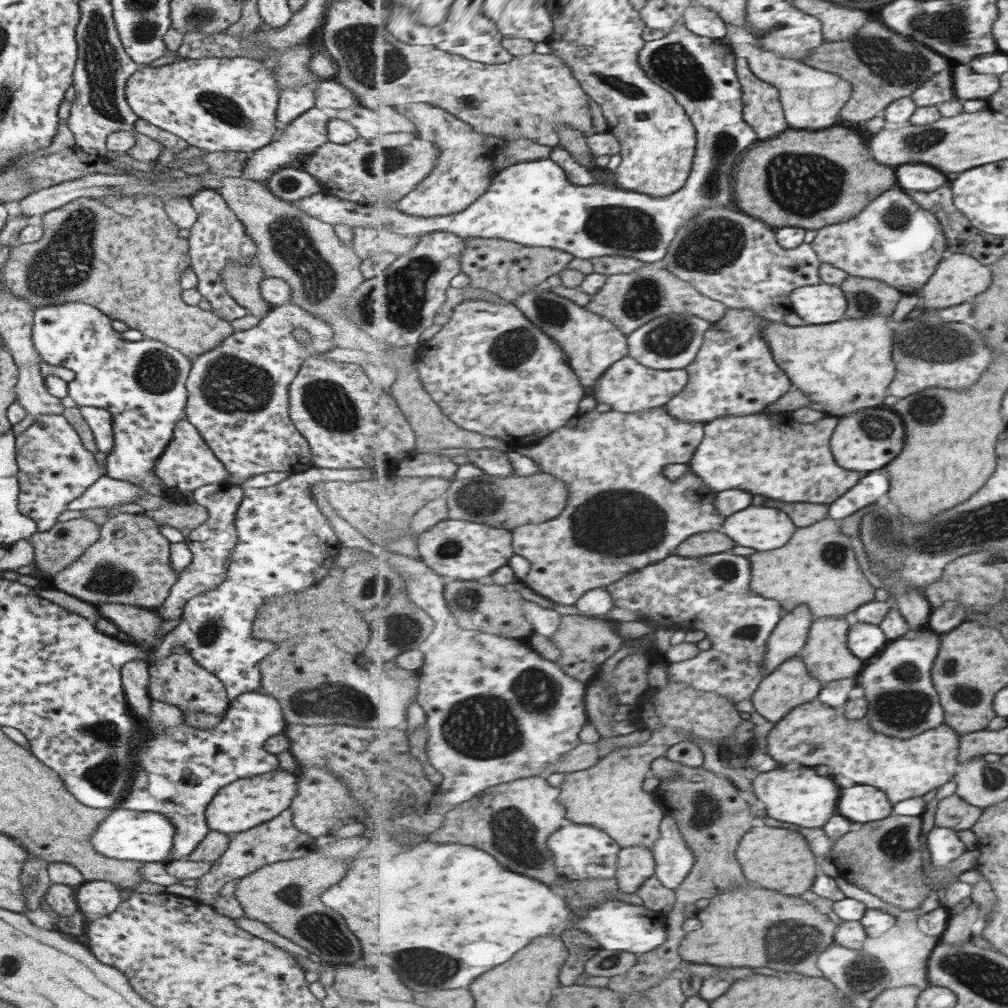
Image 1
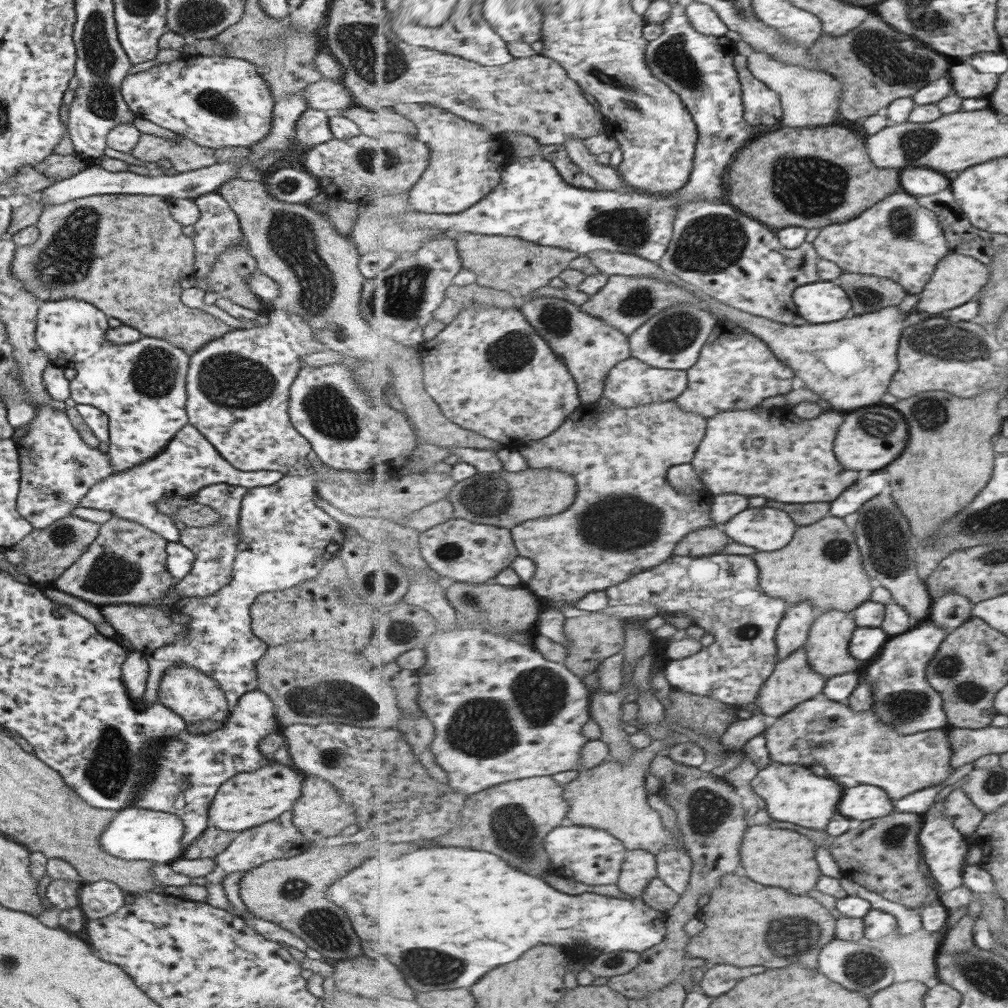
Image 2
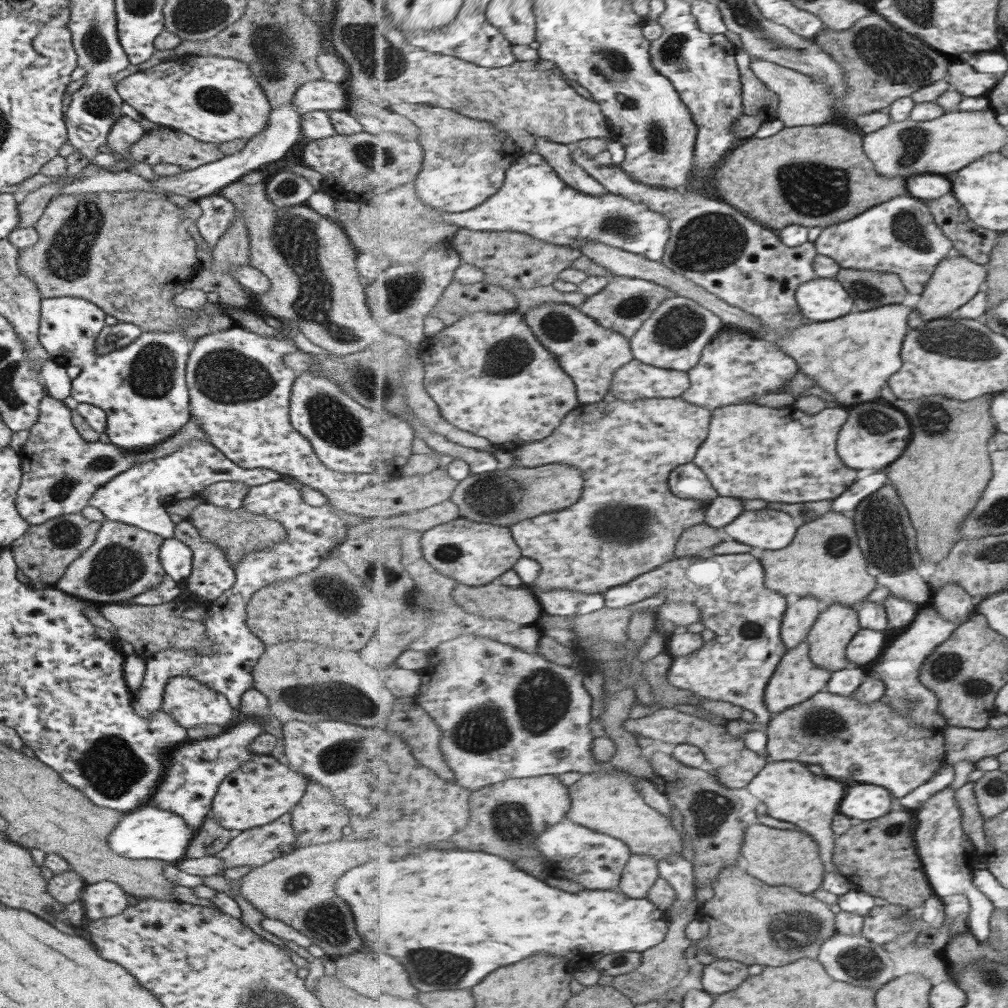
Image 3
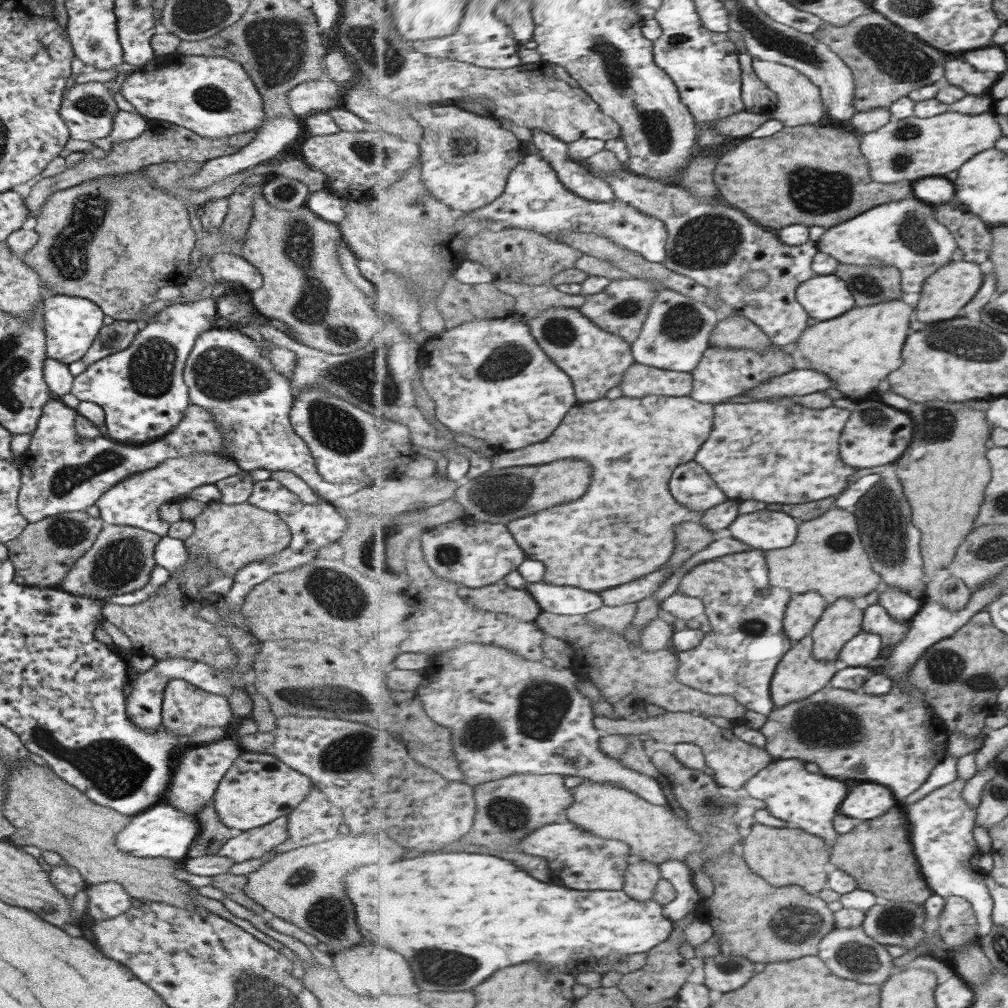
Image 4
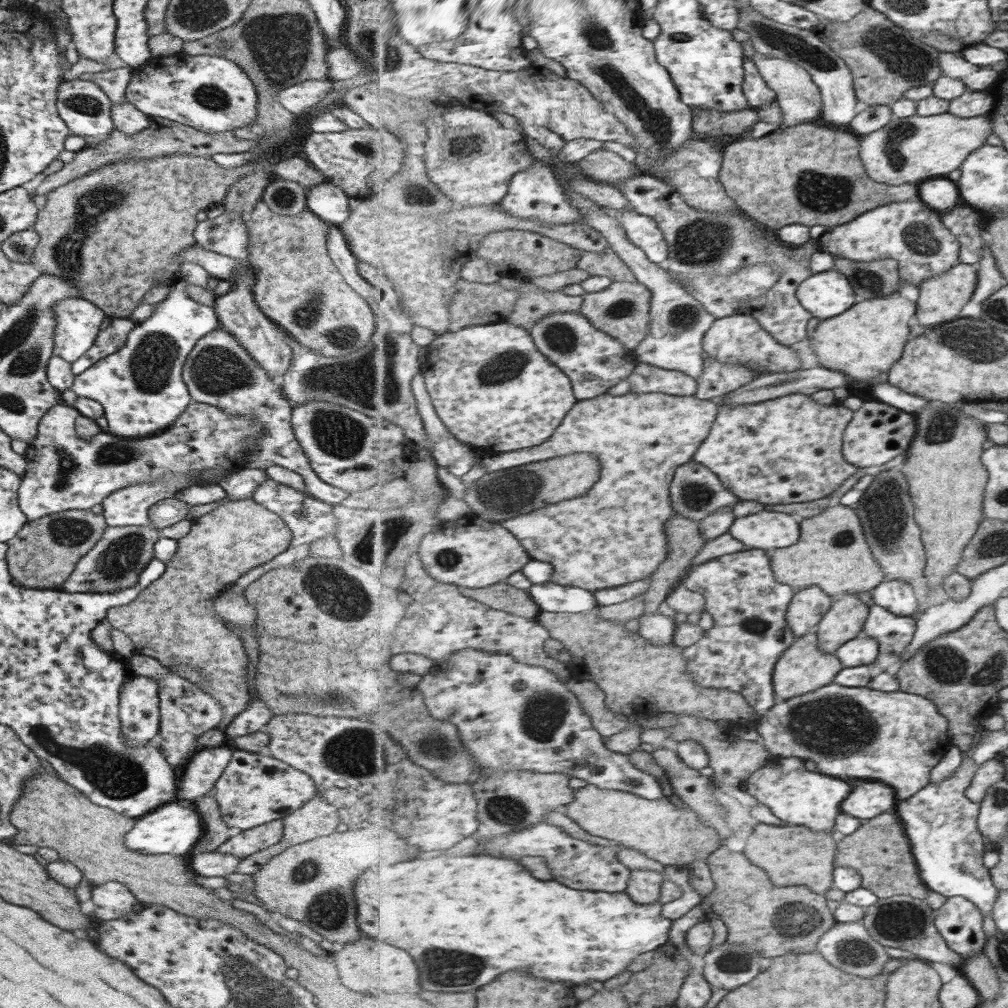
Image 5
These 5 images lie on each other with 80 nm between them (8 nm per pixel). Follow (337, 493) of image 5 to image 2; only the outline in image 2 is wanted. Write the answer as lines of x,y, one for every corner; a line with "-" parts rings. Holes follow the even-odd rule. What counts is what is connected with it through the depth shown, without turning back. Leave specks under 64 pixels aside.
268,309
266,315
269,322
265,325
255,325
253,327
247,327
244,329
230,329
223,336
208,340
201,348
198,348
194,353
189,355
188,367
186,370
185,377
185,390
186,390
186,415
188,418
188,424
191,425
195,430
198,430
207,440
209,444
221,455
221,458
227,461
233,468
243,472
255,472
258,470
282,472
288,476
305,476
306,470
321,470
321,472
327,472
331,470
331,467
325,466
312,451
310,444
301,436
292,426
288,419
288,392
296,377
298,370
301,368
300,360
302,356
315,351
326,350
320,342
317,342
308,324
305,324
299,316
291,314
286,310

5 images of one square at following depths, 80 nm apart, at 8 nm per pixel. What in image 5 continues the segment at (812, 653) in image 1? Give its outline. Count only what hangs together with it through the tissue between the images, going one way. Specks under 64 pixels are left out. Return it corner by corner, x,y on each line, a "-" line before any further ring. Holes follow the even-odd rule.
845,594
835,600
829,613
815,629
819,636
819,648
824,653
835,653
863,633
870,606
856,594

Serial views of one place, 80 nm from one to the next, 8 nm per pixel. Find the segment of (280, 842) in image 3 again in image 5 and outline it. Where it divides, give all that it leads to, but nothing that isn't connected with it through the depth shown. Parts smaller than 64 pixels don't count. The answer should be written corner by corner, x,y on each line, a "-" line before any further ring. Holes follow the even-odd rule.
273,820
244,831
231,833
231,838
221,843
216,851
221,854
232,854
239,860
250,854
262,851
264,848
278,842
282,835
281,820

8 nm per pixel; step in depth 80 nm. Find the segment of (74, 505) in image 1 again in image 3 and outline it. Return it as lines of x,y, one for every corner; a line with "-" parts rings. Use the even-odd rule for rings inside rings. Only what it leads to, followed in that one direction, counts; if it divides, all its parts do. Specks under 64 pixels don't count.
192,438
167,456
154,458
147,462
136,462
125,472
118,474
109,482
100,486
93,493
88,505
97,508
106,521
113,520
137,526
141,530
168,539
173,536
175,523
171,522
168,514
163,509
165,503
170,500
195,496
214,482
239,481
252,487
281,477
280,473
266,468
240,469
208,441

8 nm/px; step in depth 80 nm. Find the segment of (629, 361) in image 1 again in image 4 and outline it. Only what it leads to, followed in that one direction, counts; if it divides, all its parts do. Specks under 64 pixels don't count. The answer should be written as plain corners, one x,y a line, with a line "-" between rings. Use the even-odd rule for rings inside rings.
636,362
624,374
619,387
622,396
629,398
687,396
694,391
694,376
690,372
665,370

